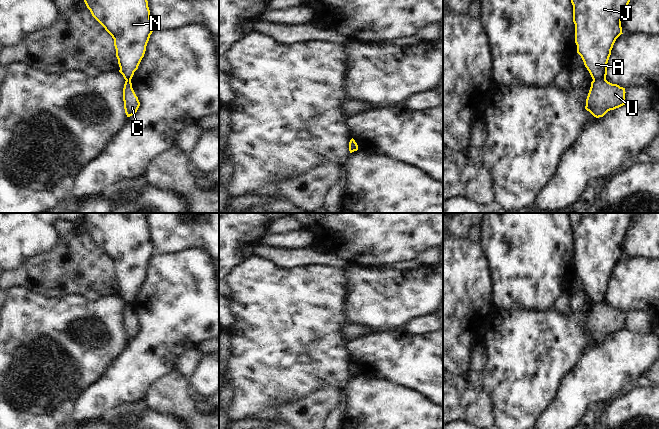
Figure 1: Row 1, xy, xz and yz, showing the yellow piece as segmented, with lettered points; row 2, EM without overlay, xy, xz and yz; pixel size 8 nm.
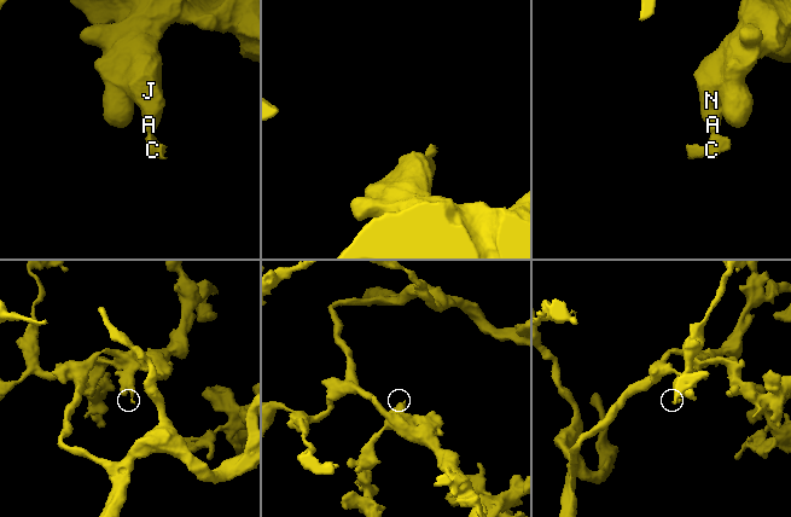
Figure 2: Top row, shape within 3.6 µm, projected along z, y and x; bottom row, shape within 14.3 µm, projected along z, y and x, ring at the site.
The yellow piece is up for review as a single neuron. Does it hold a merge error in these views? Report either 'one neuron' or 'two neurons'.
two neurons

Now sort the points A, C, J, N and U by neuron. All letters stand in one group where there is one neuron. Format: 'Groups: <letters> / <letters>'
Groups: A J N / C U

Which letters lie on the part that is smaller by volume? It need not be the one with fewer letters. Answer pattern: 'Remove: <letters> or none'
Remove: C, U

